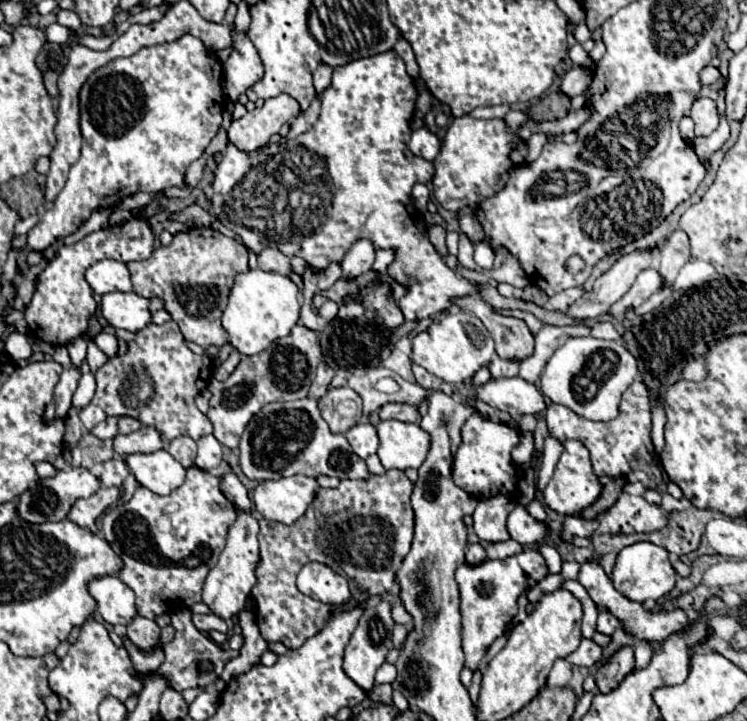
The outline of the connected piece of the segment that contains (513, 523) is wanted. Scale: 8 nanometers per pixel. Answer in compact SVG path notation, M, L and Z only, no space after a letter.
M517 505L507 519L507 531L511 535L511 539L515 539L517 543L525 545L539 545L547 535L549 535L549 527L545 521L537 521L529 515L525 505Z

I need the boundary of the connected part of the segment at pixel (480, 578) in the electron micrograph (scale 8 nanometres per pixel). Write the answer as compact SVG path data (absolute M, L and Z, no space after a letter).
M525 547L521 553L505 559L487 559L479 565L461 565L455 573L461 591L461 615L463 615L463 653L465 665L477 669L481 657L489 645L503 635L505 623L517 615L517 599L537 583L537 579L549 573L543 555L535 547Z

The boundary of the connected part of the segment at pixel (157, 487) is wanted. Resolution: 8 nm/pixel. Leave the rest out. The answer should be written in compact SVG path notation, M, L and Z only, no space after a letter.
M165 449L155 453L135 453L125 459L135 479L157 495L169 495L185 481L185 467Z

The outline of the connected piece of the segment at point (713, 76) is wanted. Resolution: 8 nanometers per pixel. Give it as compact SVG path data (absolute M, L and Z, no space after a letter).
M713 66L705 67L700 73L700 79L702 85L710 85L716 82L721 77L720 71Z

